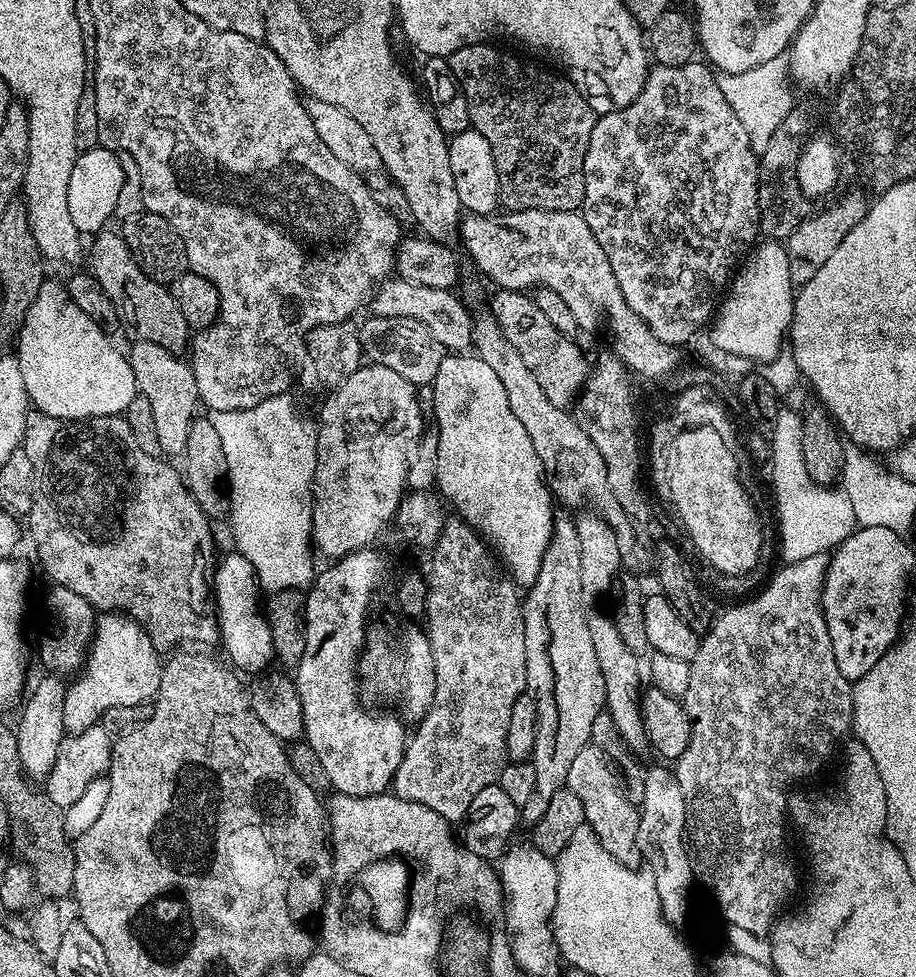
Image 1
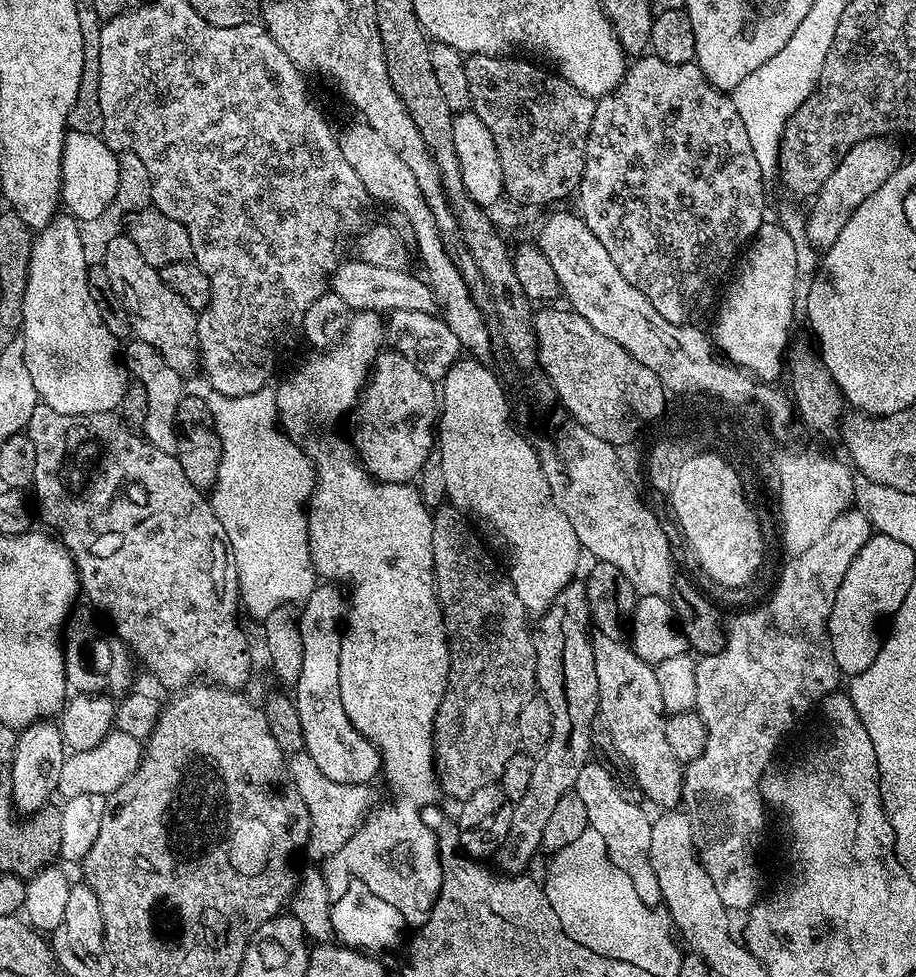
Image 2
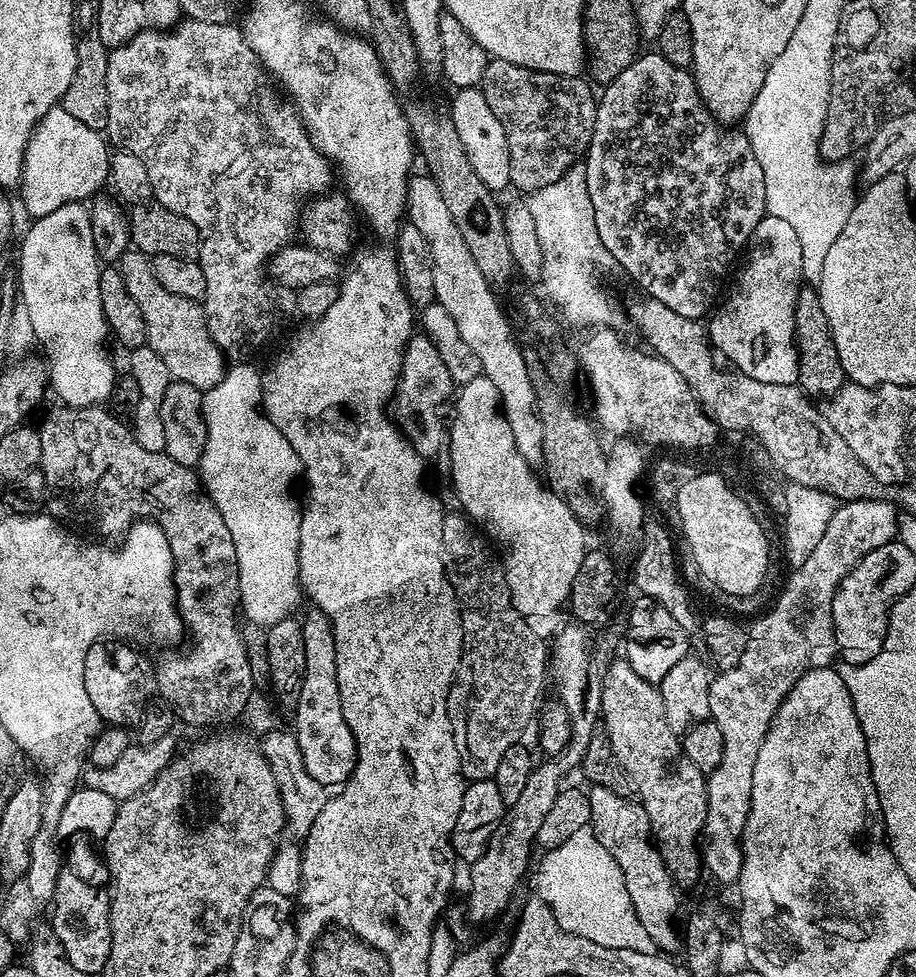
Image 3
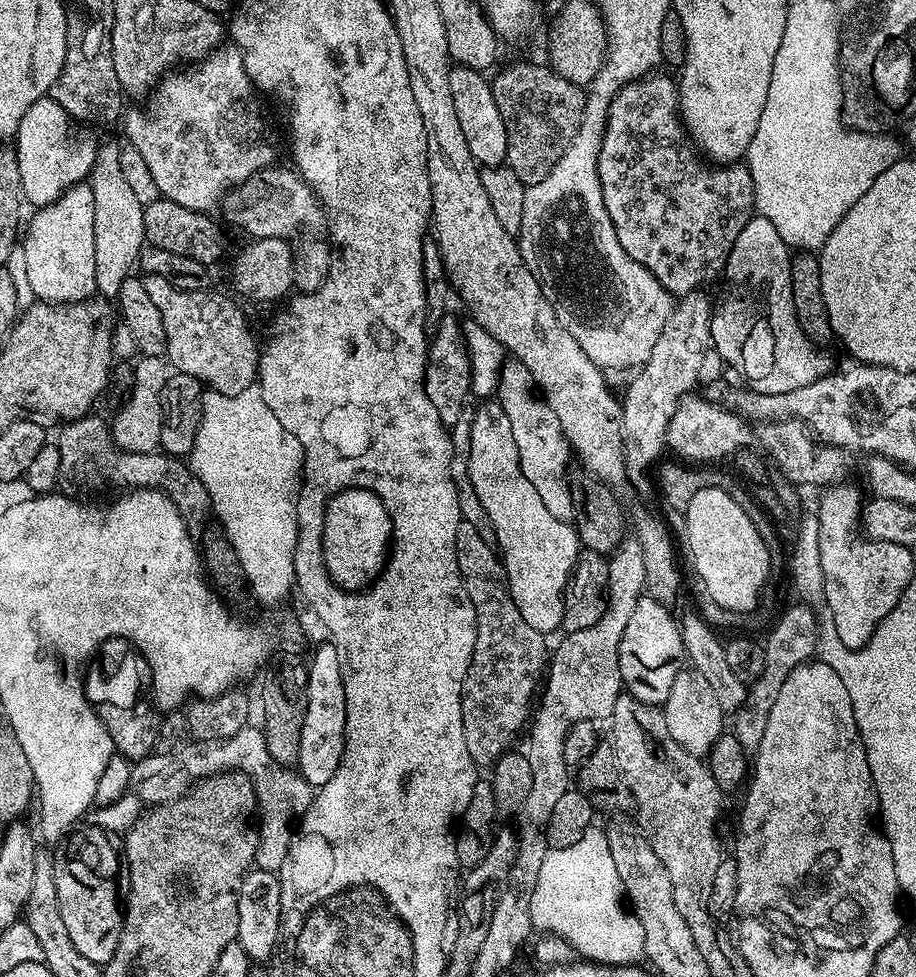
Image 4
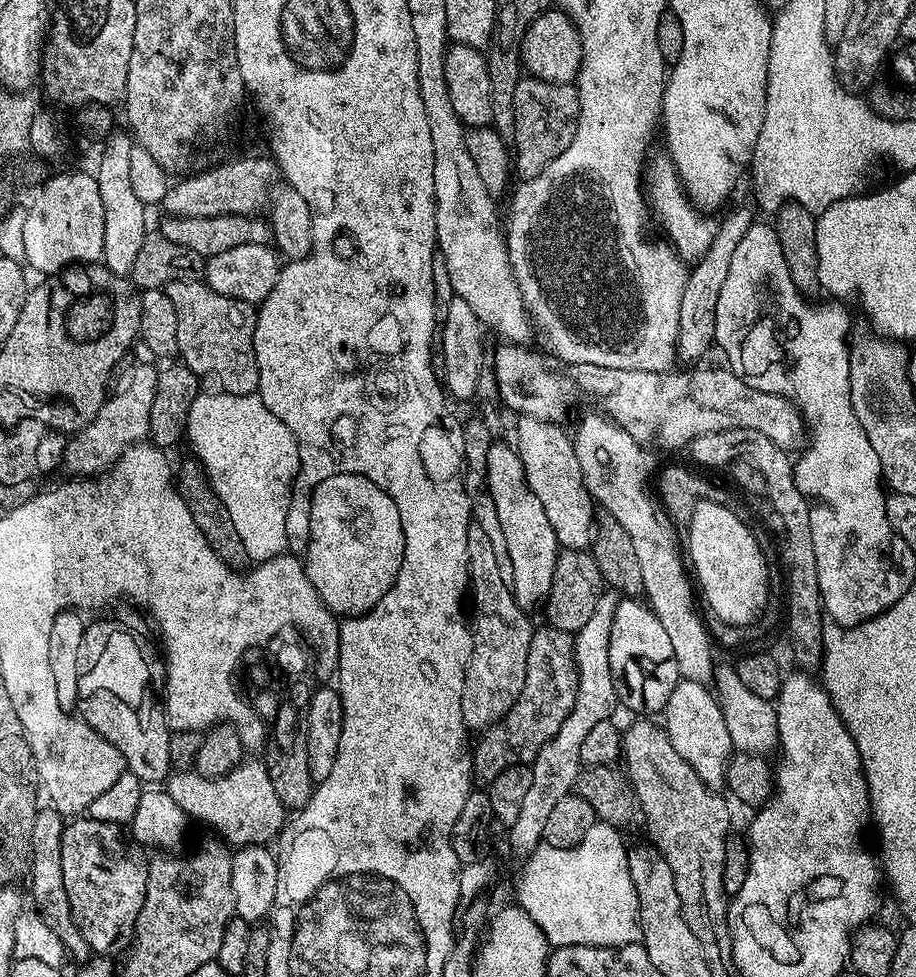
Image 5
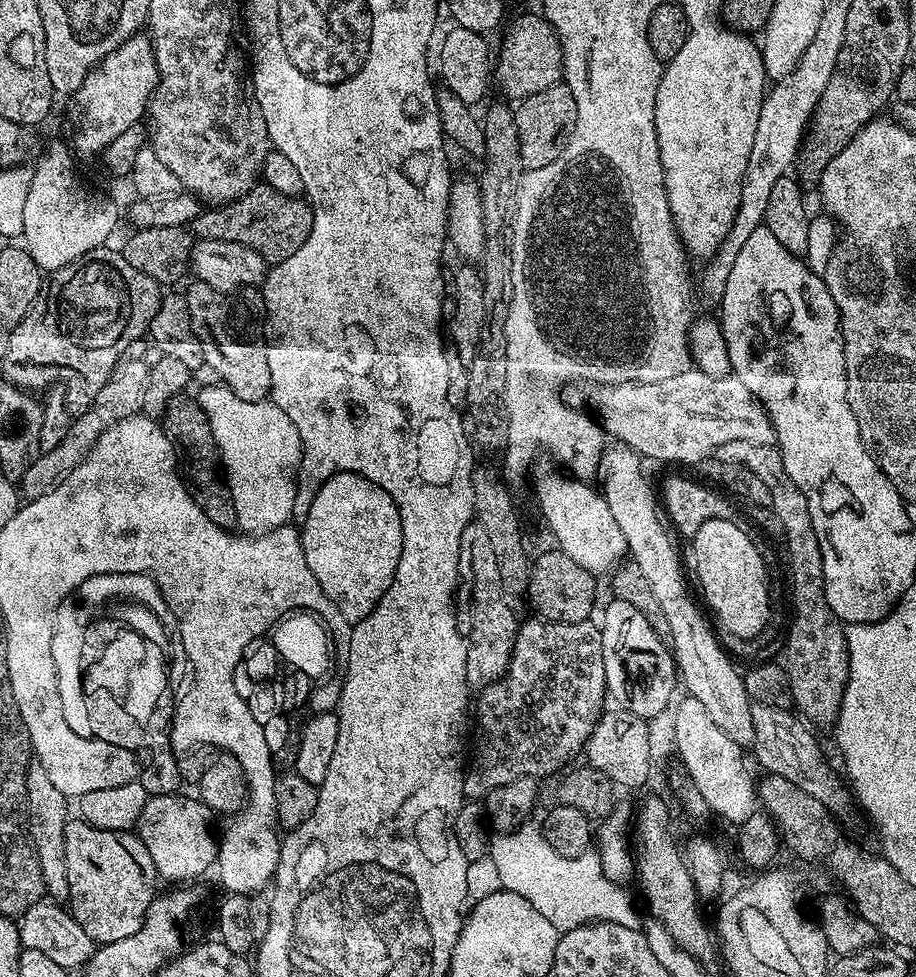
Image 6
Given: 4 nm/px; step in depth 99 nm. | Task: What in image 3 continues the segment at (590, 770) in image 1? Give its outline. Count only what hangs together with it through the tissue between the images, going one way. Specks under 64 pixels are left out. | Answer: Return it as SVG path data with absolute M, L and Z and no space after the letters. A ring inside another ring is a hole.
M592 786L587 789L587 793L592 833L598 842L602 842L602 846L606 846L614 862L618 862L618 870L622 870L626 882L626 894L630 894L630 906L634 906L638 922L642 922L642 927L646 934L650 934L657 949L672 954L682 944L678 924L676 928L678 885L668 872L666 862L660 857L659 847L652 841L652 827L646 810L635 799L614 794L614 790Z

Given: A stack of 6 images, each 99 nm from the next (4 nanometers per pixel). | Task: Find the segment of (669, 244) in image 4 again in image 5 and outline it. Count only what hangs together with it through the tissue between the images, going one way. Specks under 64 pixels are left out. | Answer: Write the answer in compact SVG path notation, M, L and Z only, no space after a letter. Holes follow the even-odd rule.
M661 154L647 161L643 175L643 183L646 185L646 200L650 205L650 212L656 215L660 228L665 232L667 243L676 249L676 255L685 262L695 262L710 250L710 242L714 242L717 221L711 220L711 215L705 214L692 203L684 192L684 183L676 172L676 167L671 156Z

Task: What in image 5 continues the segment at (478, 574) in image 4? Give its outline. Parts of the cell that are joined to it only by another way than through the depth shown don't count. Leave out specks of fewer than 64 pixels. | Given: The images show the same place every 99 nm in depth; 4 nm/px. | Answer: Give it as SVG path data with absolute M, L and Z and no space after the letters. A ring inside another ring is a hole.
M475 522L468 526L466 550L472 653L466 666L460 701L464 727L480 734L508 713L510 706L518 702L522 686L526 686L526 654L530 652L534 624L528 621L529 613L520 608L513 598L510 585L502 582L498 558L494 554L494 546L490 546L490 534L486 534L486 530L482 530L482 526Z

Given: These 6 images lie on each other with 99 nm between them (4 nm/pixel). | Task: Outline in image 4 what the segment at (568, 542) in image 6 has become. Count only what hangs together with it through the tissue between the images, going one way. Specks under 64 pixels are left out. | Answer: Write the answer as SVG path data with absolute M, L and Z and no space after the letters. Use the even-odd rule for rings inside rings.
M505 359L494 396L510 422L514 442L518 445L518 462L522 466L522 474L526 474L530 486L538 490L550 514L559 520L571 521L574 516L574 492L572 496L564 479L568 476L568 459L571 461L574 453L568 447L568 439L566 434L562 434L562 425L558 423L554 410L550 410L544 397L538 394L530 370L526 370L522 362Z

